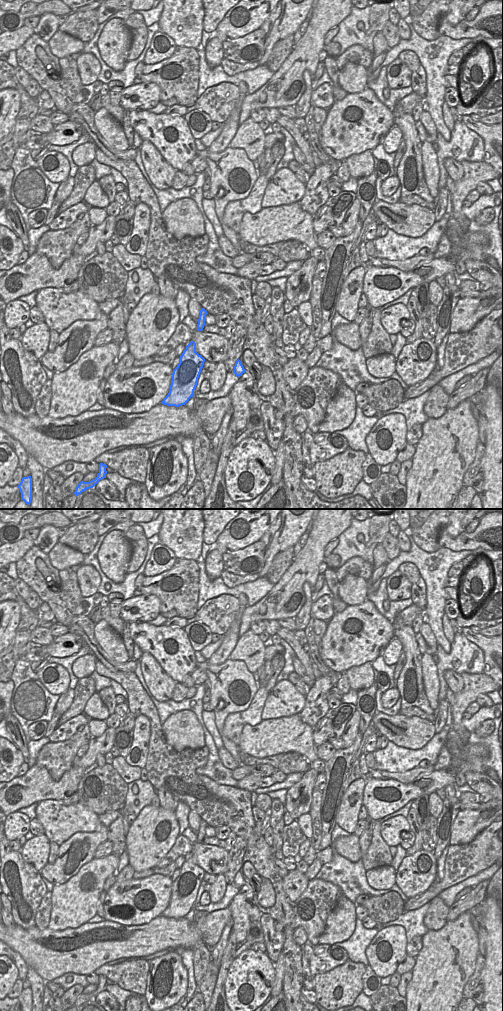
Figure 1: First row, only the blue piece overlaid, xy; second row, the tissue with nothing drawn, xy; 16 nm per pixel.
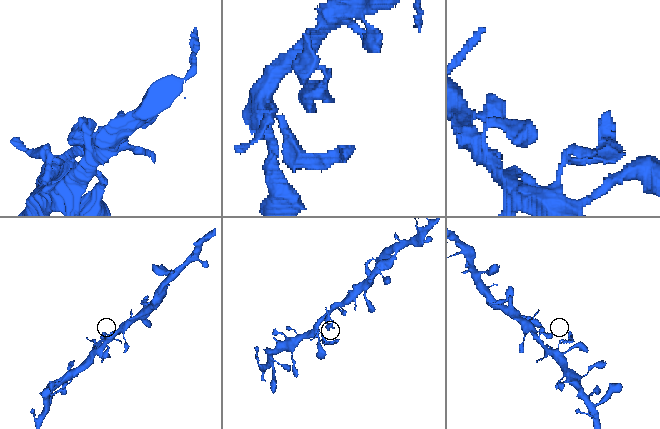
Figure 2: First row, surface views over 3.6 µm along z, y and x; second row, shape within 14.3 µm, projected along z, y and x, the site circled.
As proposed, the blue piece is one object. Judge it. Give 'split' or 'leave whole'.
split

